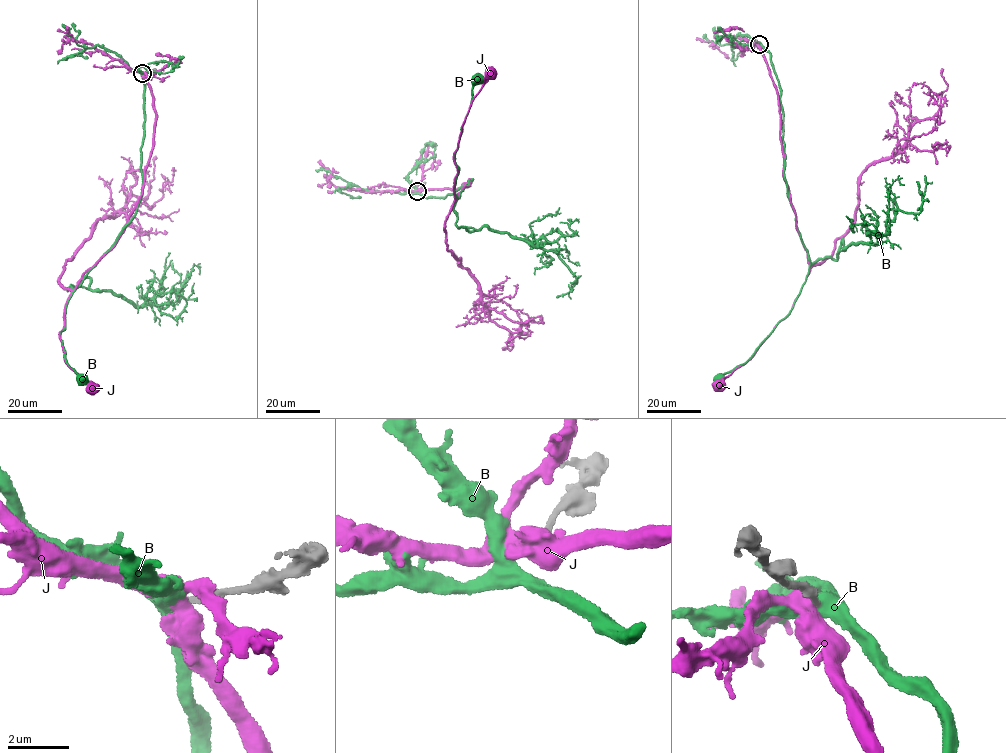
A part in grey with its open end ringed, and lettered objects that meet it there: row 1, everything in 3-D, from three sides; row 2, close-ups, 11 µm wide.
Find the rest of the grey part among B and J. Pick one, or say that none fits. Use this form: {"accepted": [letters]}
{"accepted": ["B"]}

